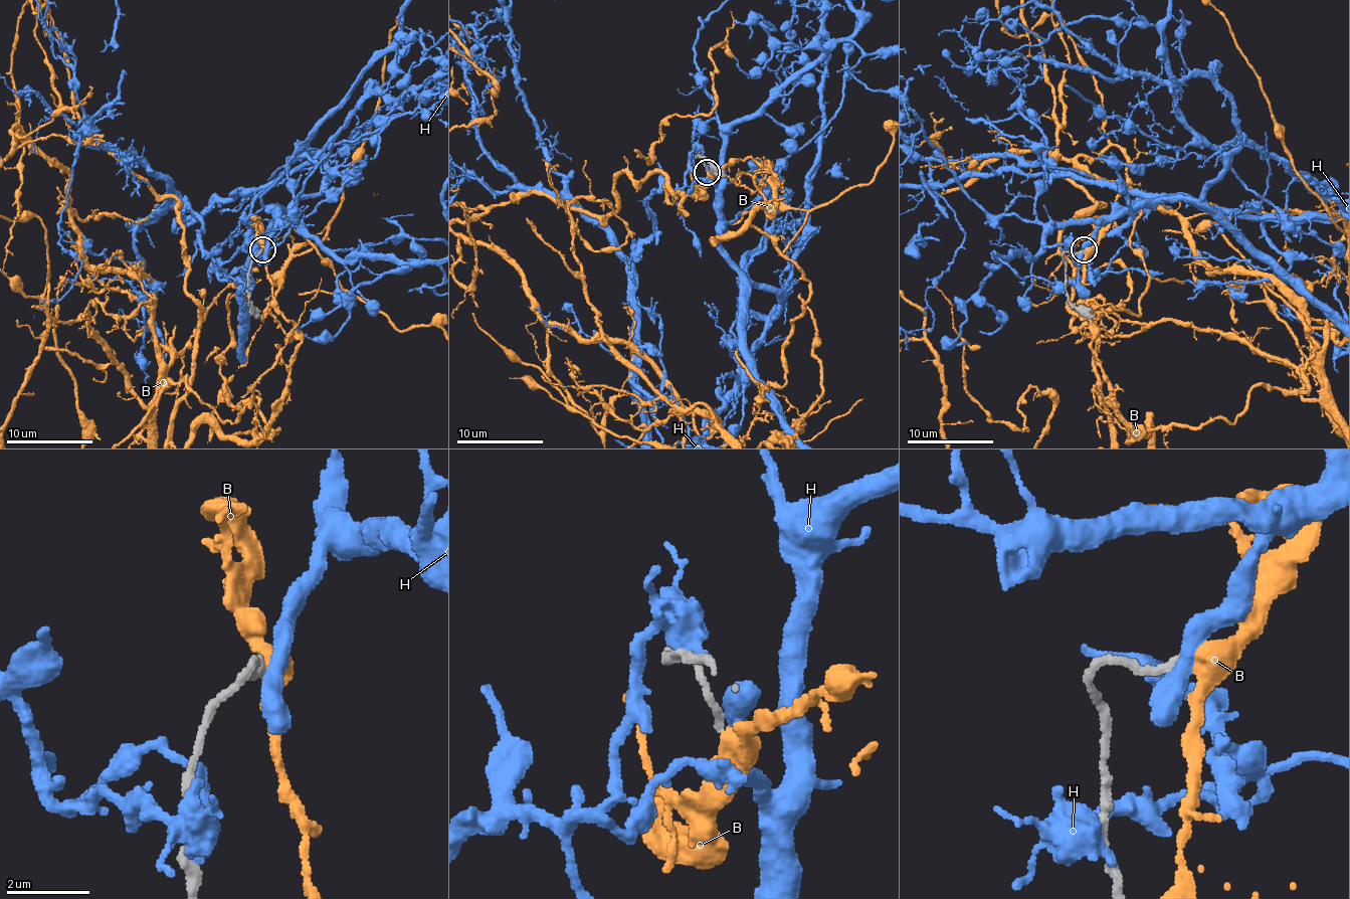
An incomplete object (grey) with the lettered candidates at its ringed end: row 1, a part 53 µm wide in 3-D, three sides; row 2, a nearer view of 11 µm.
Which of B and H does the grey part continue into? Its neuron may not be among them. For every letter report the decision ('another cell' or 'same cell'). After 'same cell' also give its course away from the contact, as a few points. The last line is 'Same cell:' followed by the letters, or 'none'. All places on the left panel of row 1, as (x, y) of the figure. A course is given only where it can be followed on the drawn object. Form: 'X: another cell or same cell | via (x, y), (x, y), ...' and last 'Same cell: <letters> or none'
B: another cell
H: another cell
Same cell: none

